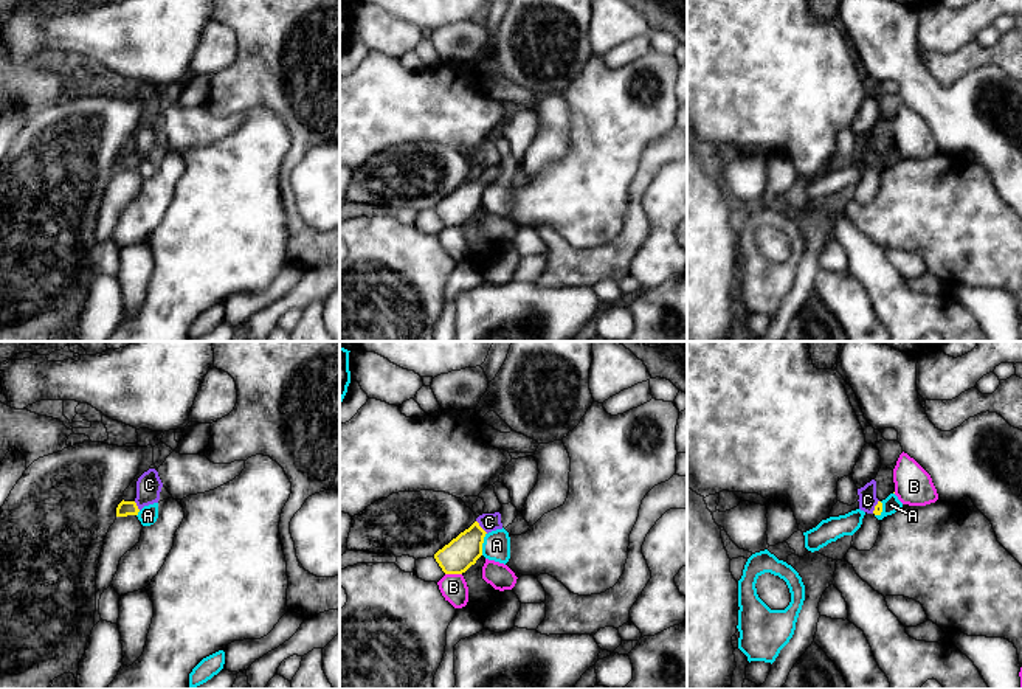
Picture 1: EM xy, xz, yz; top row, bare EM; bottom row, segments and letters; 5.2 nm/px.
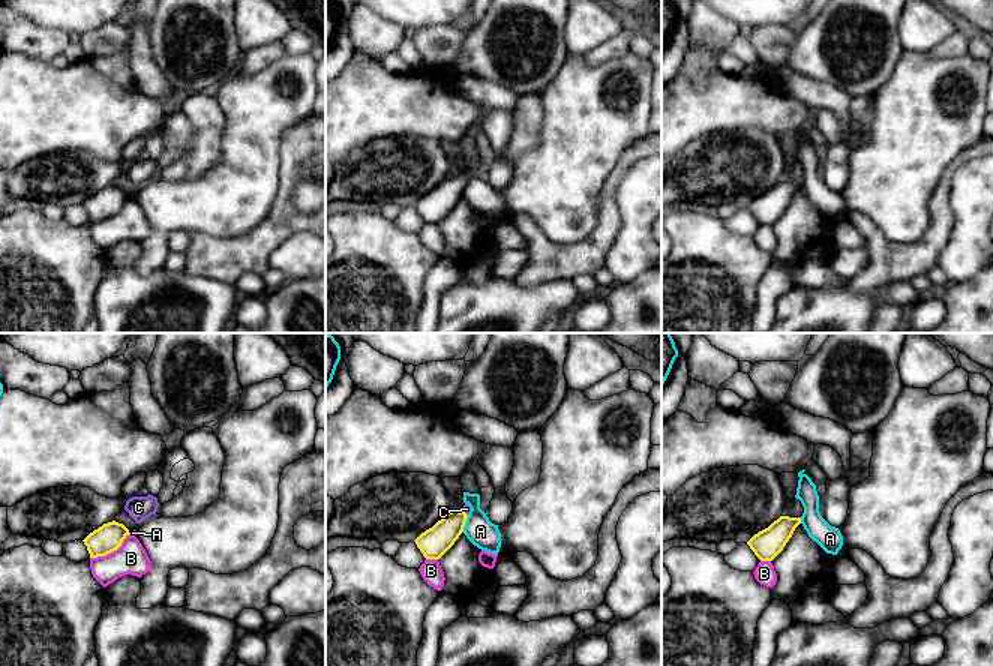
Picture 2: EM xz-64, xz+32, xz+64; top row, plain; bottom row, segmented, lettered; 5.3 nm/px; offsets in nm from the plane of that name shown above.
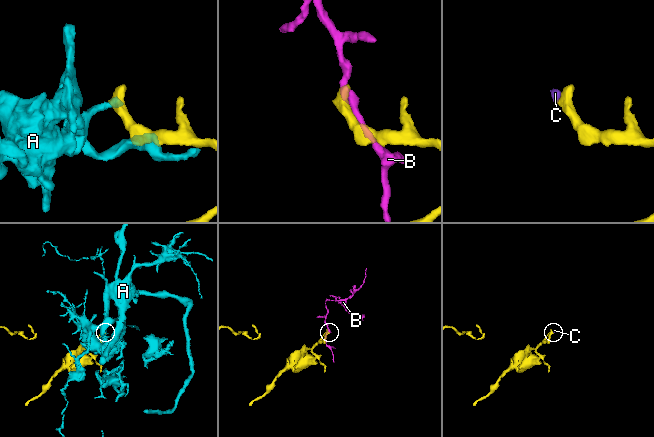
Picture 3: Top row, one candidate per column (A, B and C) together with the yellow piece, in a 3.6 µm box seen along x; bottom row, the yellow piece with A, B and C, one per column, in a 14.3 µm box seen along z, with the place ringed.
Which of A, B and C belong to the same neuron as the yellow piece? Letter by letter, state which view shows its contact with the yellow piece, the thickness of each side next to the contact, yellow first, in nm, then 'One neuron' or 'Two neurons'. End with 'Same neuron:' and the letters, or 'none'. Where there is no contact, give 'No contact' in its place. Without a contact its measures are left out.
A: Touches yellow in xz. Thickness 170 nm (yellow) against 140 nm. Two neurons
B: Touches yellow in xz. Thickness 170 nm (yellow) against 140 nm. Two neurons
C: Touches yellow in xz. Thickness 170 nm (yellow) against 100 nm. One neuron
Same neuron: C

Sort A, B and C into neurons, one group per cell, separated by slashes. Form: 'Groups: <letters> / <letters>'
Groups: A / B / C

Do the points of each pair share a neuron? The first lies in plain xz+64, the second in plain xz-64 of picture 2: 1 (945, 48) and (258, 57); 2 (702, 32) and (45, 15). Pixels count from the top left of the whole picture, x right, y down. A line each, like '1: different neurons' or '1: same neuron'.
1: same neuron
2: different neurons

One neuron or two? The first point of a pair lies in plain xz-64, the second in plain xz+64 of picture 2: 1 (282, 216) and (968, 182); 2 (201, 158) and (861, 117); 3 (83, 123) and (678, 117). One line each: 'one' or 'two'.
1: two
2: one
3: one

